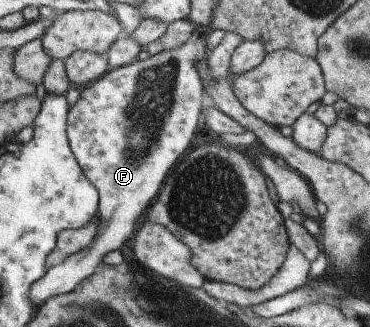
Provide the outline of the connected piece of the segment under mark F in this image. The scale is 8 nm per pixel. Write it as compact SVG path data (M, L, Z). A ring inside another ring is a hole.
M195 30L185 45L151 56L145 61L137 60L132 65L117 67L94 84L81 89L80 98L71 107L68 116L68 137L79 165L99 191L101 229L89 249L67 256L62 263L48 269L39 281L31 285L31 301L35 307L41 309L49 299L76 290L99 271L103 259L109 253L119 252L121 247L125 247L159 196L172 170L189 152L201 111L203 83L199 77L199 61L207 59L209 55L206 45L207 34Z

